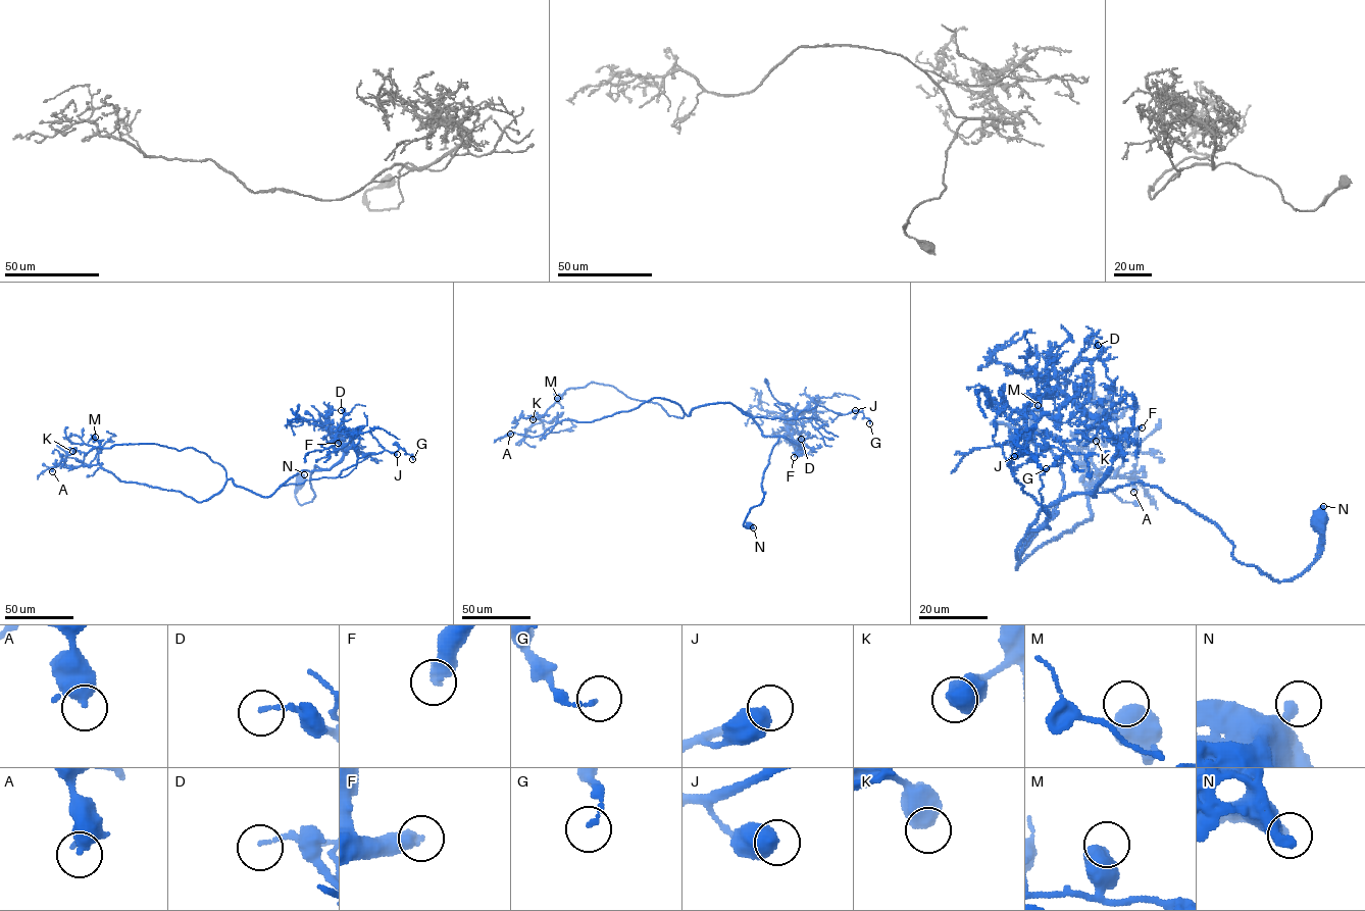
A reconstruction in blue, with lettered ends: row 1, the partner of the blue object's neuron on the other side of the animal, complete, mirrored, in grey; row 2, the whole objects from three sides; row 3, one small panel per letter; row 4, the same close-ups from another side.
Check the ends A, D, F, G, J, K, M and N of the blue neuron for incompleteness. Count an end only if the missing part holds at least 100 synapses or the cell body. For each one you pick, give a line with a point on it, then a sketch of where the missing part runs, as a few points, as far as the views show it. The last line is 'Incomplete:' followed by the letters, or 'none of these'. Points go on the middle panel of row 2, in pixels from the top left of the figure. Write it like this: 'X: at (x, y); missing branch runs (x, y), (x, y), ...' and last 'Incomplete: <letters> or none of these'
F: at (794, 457); missing branch runs (794, 457), (776, 463), (769, 461), (755, 448), (752, 439)
Incomplete: F

